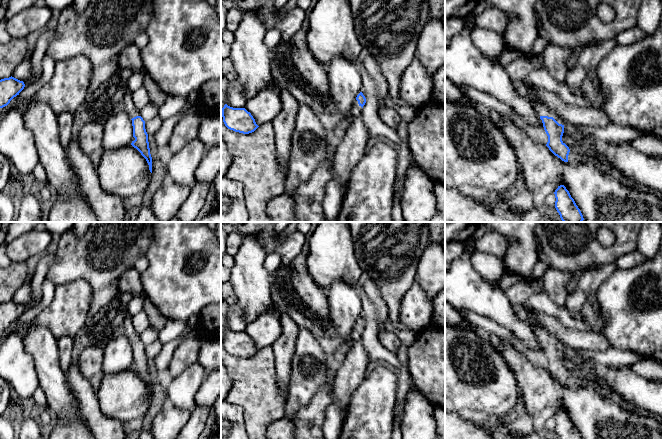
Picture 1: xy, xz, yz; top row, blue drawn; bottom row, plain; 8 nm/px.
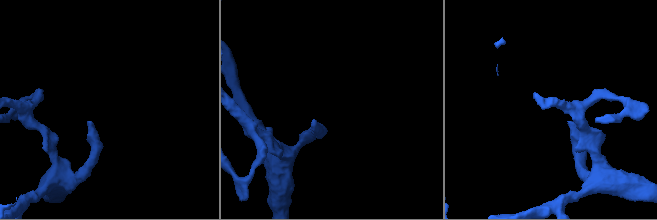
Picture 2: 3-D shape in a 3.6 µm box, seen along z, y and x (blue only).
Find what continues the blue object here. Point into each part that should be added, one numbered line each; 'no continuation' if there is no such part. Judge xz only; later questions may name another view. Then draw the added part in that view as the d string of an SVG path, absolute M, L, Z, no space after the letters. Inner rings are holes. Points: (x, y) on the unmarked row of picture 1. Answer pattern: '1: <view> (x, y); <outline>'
1: xz (356, 334); M355 324L349 336L349 340L351 342L355 340L359 340L361 339L361 336L362 336L362 331L358 328L358 325Z

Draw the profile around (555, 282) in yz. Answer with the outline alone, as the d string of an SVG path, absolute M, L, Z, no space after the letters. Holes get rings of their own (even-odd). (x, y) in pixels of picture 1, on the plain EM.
M548 269L541 278L544 291L553 302L566 309L568 299L568 284L575 277L579 277L584 272L585 271L583 270L579 270L578 272L565 273L557 269Z

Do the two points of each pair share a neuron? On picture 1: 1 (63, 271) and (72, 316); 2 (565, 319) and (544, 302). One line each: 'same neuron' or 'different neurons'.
1: different neurons
2: same neuron

